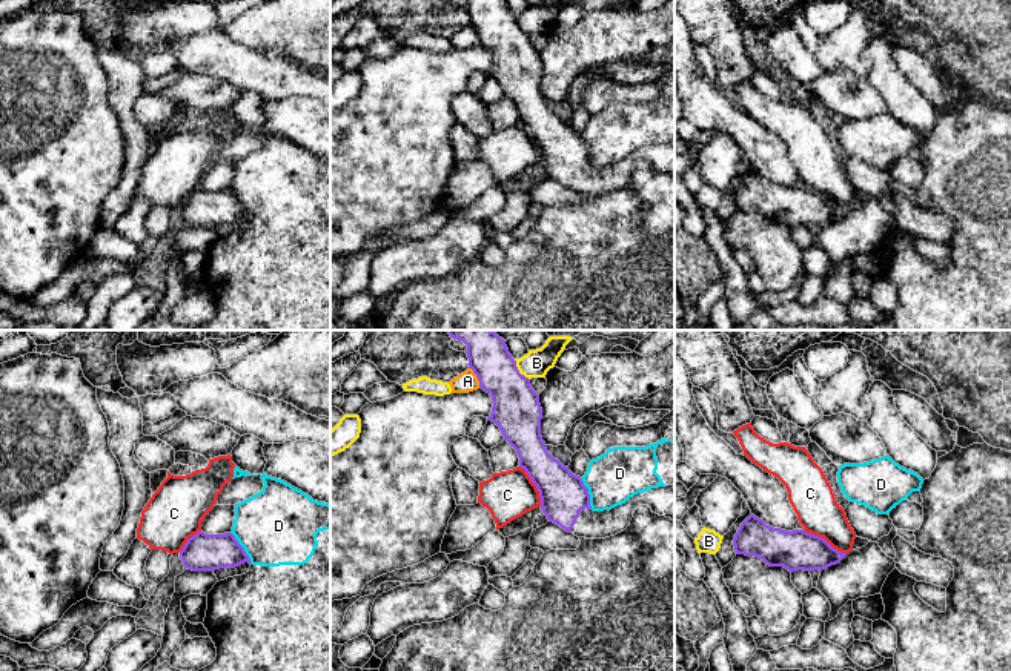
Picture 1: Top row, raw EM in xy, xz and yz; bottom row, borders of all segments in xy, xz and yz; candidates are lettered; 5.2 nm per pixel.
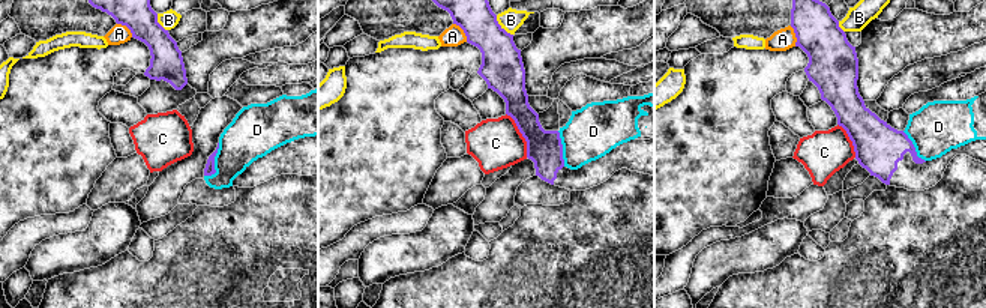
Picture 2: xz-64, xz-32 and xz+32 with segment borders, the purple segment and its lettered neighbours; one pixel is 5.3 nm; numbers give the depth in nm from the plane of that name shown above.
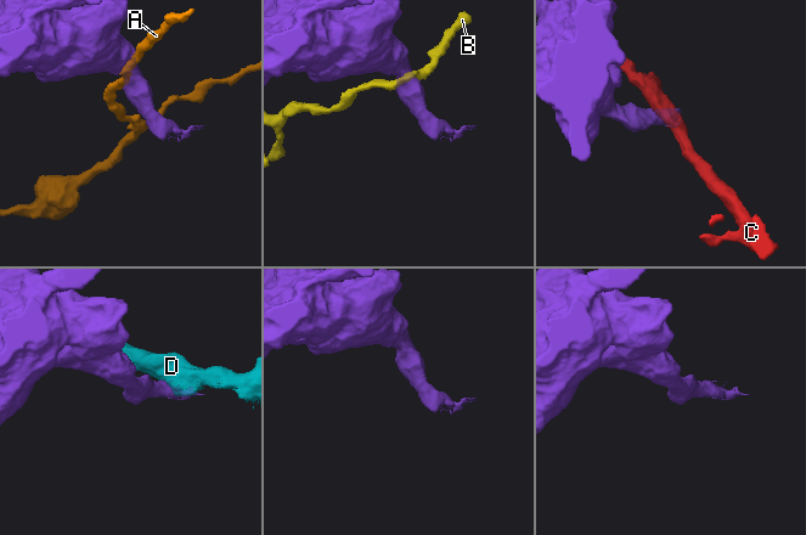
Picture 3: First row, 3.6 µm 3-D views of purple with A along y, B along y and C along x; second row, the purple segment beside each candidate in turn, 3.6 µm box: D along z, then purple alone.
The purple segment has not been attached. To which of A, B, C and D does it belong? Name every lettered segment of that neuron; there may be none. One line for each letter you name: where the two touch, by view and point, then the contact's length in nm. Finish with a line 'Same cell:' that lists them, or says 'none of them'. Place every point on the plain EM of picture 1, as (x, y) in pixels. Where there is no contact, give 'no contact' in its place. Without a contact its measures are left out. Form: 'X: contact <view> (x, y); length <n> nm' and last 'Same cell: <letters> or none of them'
Same cell: none of them

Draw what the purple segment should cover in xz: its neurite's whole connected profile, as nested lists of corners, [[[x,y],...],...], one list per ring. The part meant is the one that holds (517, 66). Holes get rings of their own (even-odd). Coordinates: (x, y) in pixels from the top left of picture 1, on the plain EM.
[[[466,2],[469,25],[493,57],[487,75],[499,83],[504,97],[516,106],[519,123],[539,147],[541,166],[549,178],[578,193],[605,195],[624,187],[639,161],[648,161],[653,169],[675,177],[675,140],[638,149],[612,166],[593,167],[582,135],[547,107],[541,92],[539,51],[530,35],[519,29],[507,2]]]

